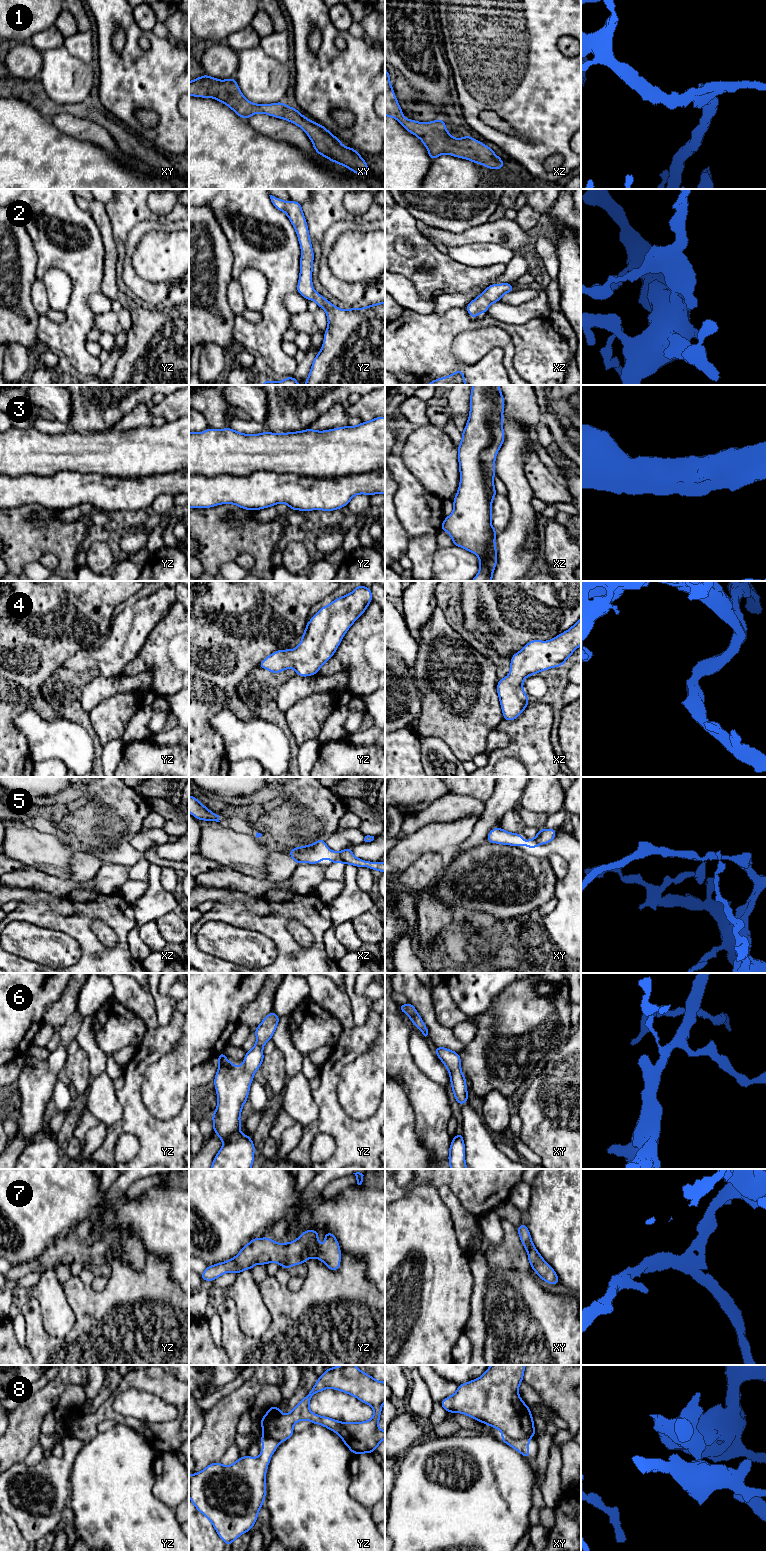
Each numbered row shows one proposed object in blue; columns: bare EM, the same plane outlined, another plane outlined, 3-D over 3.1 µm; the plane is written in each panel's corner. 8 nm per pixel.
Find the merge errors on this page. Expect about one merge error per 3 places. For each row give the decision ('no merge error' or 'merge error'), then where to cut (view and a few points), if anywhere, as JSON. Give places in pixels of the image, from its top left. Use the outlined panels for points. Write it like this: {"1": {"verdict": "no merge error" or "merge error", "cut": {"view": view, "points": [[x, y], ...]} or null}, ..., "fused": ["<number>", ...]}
{"1": {"verdict": "no merge error", "cut": null}, "2": {"verdict": "no merge error", "cut": null}, "3": {"verdict": "merge error", "cut": {"view": "yz", "points": [[384, 468], [326, 477], [270, 471], [242, 476], [189, 475]]}}, "4": {"verdict": "no merge error", "cut": null}, "5": {"verdict": "merge error", "cut": {"view": "xz", "points": [[338, 852], [342, 862]]}}, "6": {"verdict": "no merge error", "cut": null}, "7": {"verdict": "no merge error", "cut": null}, "8": {"verdict": "merge error", "cut": {"view": "xy", "points": [[503, 1432], [513, 1439], [529, 1438]]}}, "fused": ["3", "5", "8"]}

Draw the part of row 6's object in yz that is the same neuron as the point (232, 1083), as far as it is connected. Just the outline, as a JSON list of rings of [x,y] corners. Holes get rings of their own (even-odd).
[[[271,1011],[255,1028],[256,1044],[245,1054],[243,1064],[238,1067],[231,1063],[225,1056],[224,1052],[217,1056],[219,1066],[214,1078],[214,1085],[217,1092],[217,1109],[212,1113],[213,1131],[223,1142],[222,1148],[215,1155],[210,1169],[251,1169],[254,1162],[255,1146],[250,1136],[243,1135],[240,1132],[241,1122],[240,1114],[243,1105],[248,1099],[250,1084],[254,1079],[254,1073],[260,1068],[264,1061],[263,1046],[272,1039],[280,1018]]]

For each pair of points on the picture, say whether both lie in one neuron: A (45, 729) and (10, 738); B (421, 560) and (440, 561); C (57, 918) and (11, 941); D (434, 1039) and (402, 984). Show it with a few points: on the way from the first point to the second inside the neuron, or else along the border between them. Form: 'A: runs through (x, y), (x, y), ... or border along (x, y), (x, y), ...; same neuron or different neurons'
A: border along (23, 711), (13, 725), (25, 737), (30, 756); different neurons
B: border along (437, 548), (434, 553), (431, 570); different neurons
C: border along (17, 920), (23, 920), (63, 932); different neurons
D: runs through (432, 1025), (424, 1005), (416, 997); same neuron

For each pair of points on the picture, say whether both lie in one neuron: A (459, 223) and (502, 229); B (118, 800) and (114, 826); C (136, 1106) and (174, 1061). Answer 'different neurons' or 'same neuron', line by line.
A: different neurons
B: different neurons
C: different neurons

